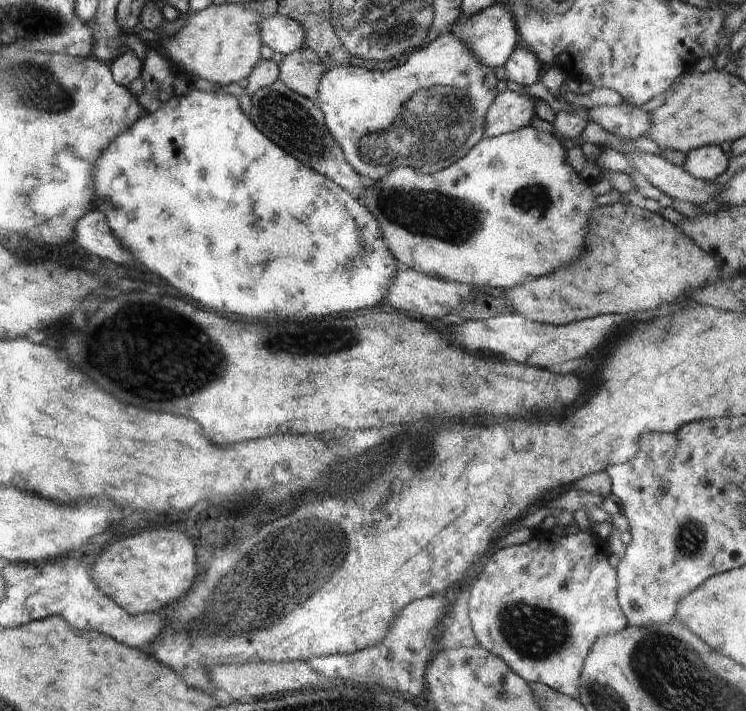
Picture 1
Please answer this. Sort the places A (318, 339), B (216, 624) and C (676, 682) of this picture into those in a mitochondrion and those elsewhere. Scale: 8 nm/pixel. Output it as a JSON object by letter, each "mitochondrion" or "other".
{"A":"mitochondrion","B":"mitochondrion","C":"mitochondrion"}

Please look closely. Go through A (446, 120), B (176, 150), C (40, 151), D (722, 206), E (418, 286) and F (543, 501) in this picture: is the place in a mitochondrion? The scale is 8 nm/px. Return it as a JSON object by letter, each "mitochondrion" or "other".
{"A":"mitochondrion","B":"other","C":"other","D":"other","E":"other","F":"other"}

